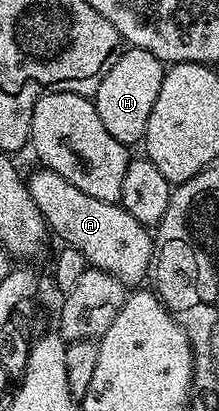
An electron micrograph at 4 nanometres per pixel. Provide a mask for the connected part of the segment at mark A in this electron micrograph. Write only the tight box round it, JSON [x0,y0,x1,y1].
[26,166,154,289]

